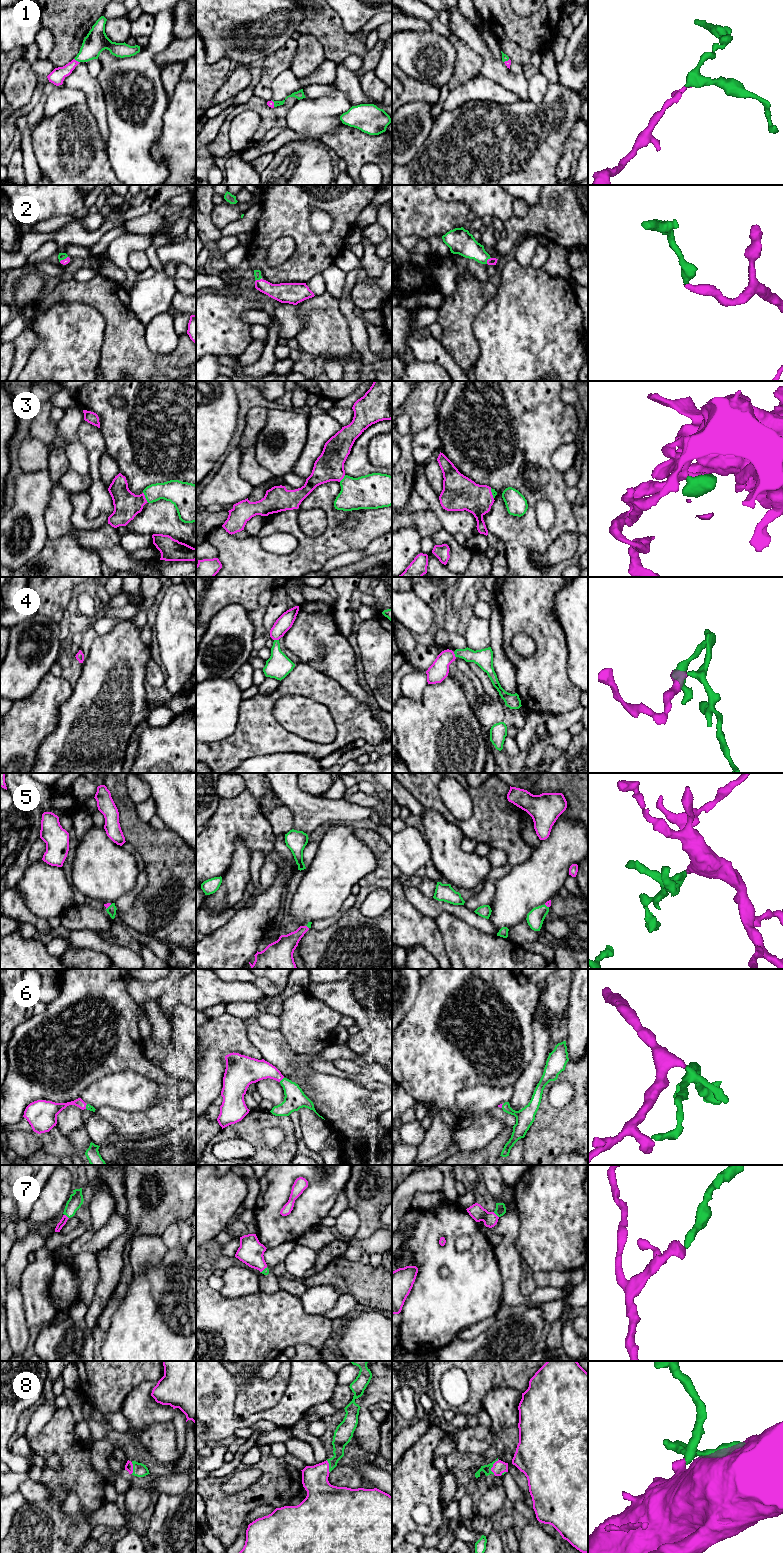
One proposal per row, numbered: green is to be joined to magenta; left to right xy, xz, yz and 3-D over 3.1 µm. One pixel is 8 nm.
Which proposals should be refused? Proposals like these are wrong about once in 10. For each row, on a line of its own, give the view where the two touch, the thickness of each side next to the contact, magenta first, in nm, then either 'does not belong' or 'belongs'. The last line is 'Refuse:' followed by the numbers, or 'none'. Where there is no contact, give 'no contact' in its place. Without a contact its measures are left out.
1: xy | 120/180 nm | belongs
2: yz | 60/190 nm | belongs
3: xy | 220/180 nm | belongs
4: yz | 160/150 nm | belongs
5: xy | 40/80 nm | belongs
6: xz | 200/170 nm | belongs
7: yz | 120/90 nm | belongs
8: yz | 110/70 nm | belongs
Refuse: none

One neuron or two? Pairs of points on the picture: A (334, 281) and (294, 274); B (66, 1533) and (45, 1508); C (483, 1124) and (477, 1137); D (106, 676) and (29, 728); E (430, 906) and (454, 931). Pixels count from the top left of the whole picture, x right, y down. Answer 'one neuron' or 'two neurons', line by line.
A: two neurons
B: one neuron
C: one neuron
D: two neurons
E: two neurons

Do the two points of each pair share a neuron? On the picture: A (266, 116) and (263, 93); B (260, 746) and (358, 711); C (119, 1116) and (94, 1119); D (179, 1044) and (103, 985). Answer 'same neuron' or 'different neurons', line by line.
A: different neurons
B: same neuron
C: different neurons
D: different neurons

